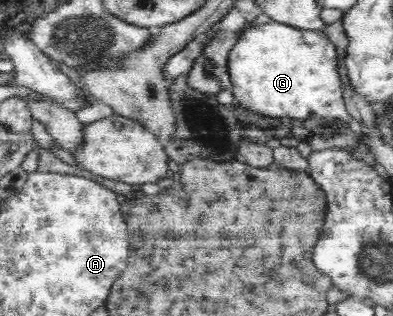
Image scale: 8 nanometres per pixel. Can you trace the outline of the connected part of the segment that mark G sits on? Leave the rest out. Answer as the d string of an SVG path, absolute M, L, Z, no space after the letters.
M277 21L260 24L244 31L241 38L237 41L237 44L231 49L228 58L228 71L230 74L230 81L232 82L232 93L235 98L235 103L239 104L239 106L264 114L268 117L268 120L269 118L288 117L293 118L296 121L301 118L304 121L323 123L326 120L333 120L335 118L340 118L340 120L347 119L351 128L357 131L357 128L361 128L361 125L358 122L355 122L347 112L344 101L344 92L342 89L341 69L342 62L338 59L337 45L324 32L321 30L307 30L306 28L299 28Z

